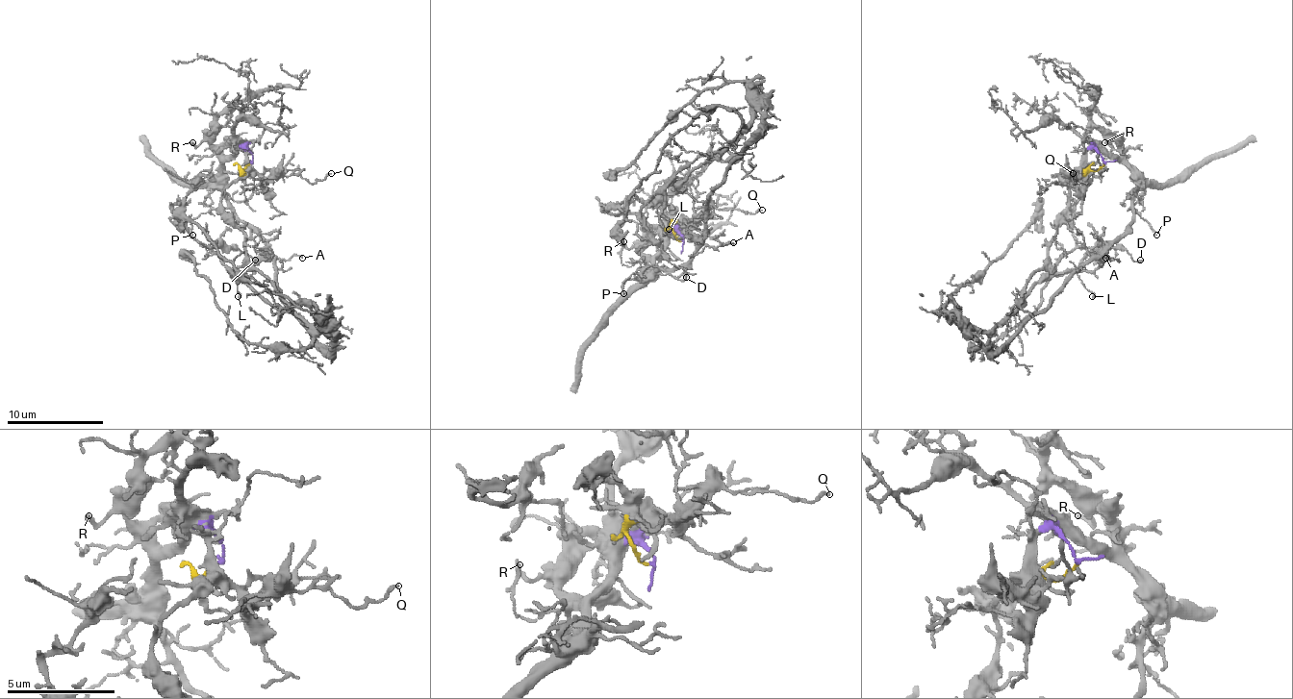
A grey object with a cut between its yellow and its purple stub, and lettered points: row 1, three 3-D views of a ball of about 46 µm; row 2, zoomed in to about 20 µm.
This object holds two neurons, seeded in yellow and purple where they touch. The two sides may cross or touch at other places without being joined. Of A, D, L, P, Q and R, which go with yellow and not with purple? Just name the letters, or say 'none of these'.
D, L

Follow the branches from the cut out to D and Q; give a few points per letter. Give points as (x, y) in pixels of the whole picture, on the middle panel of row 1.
D: (680, 241), (666, 206), (651, 206), (717, 153), (680, 167), (640, 212), (640, 222), (685, 278)
Q: (680, 241), (683, 235), (678, 230), (678, 222), (697, 217), (712, 208), (731, 208), (747, 212), (762, 211)

